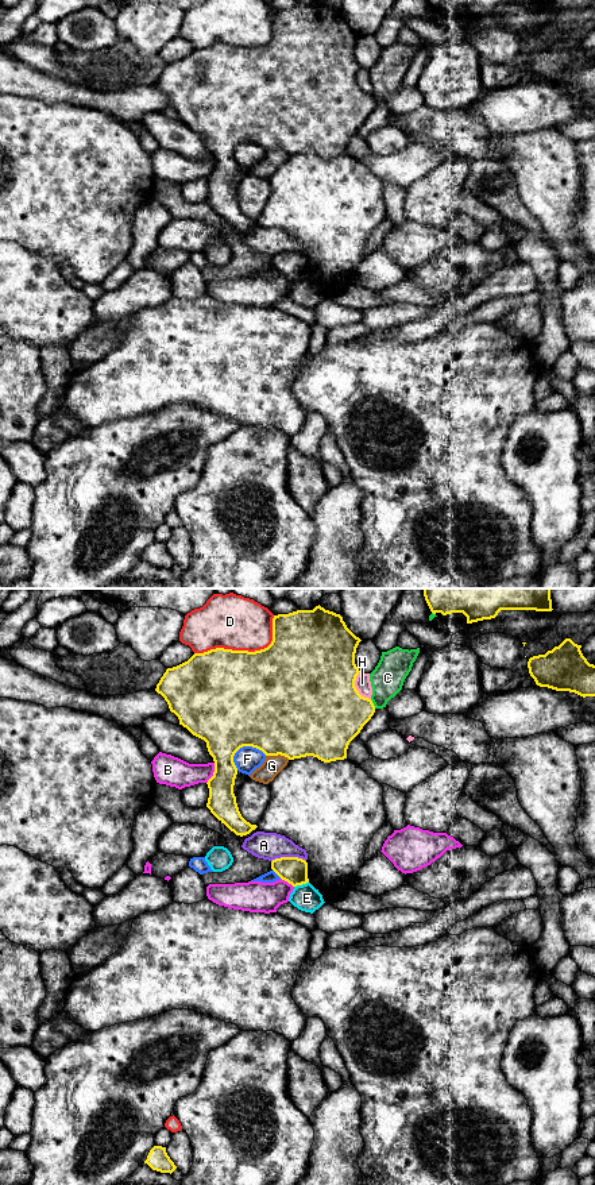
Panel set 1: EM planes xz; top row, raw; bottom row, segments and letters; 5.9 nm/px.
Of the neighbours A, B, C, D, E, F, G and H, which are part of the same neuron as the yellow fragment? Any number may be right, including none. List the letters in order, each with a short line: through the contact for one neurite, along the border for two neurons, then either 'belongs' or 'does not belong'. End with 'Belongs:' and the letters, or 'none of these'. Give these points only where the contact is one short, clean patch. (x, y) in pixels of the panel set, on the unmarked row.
A: does not belong
B: does not belong
C: does not belong
D: does not belong
E: line xz (308, 277), (294, 282); does not belong
F: does not belong
G: line xz (266, 150), (284, 150), (289, 154); does not belong
H: does not belong
Belongs: none of these

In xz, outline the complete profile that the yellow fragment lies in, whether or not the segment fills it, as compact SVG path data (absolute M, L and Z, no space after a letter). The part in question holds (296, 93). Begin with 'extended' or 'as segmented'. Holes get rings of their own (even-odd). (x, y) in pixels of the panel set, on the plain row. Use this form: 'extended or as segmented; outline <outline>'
as segmented; outline M318 0L313 5L274 11L273 36L264 45L248 47L216 43L194 49L188 57L167 63L161 73L155 86L165 93L170 107L178 112L179 120L206 138L208 147L213 153L215 167L206 178L209 184L206 202L236 231L247 231L258 223L242 212L233 189L237 170L233 151L240 143L252 142L266 151L281 150L289 155L313 151L331 158L347 154L349 138L375 108L372 96L362 92L355 82L360 67L355 59L355 49L360 36L347 23L340 9Z

